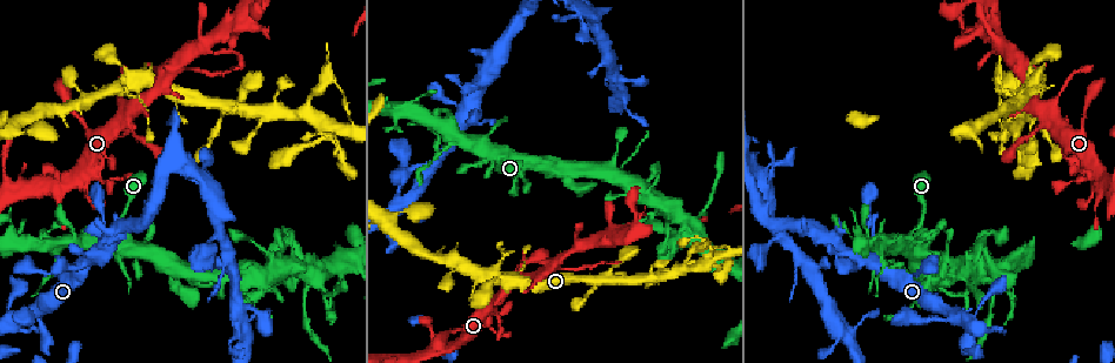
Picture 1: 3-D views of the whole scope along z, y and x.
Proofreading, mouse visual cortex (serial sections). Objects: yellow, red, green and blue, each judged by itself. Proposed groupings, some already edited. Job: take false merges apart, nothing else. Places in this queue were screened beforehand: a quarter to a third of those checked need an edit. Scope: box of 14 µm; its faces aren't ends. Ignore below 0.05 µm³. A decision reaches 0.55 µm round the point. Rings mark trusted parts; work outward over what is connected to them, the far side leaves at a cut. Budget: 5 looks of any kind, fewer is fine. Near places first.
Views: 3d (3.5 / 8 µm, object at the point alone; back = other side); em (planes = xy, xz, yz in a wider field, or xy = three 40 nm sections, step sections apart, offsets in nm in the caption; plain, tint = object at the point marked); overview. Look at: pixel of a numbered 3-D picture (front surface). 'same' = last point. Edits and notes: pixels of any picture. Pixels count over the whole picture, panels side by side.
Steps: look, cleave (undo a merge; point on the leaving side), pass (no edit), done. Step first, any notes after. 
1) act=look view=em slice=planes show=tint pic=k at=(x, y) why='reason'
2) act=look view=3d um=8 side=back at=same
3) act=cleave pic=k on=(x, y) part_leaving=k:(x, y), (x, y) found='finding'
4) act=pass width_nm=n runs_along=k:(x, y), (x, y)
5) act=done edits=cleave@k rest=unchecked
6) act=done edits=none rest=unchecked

act=look view=3d um=8 side=back pic=1 at=(1100, 185) why='sharp bend'

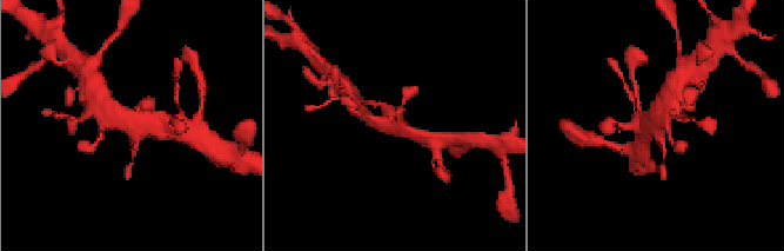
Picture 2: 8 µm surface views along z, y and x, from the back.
act=look view=3d um=3.5 pic=2 at=(393, 123) why='closer look'

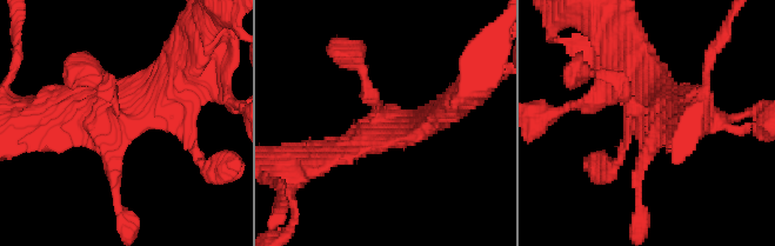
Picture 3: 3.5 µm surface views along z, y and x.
act=look view=em slice=xy step=2 show=tint pic=3 at=(647, 115)

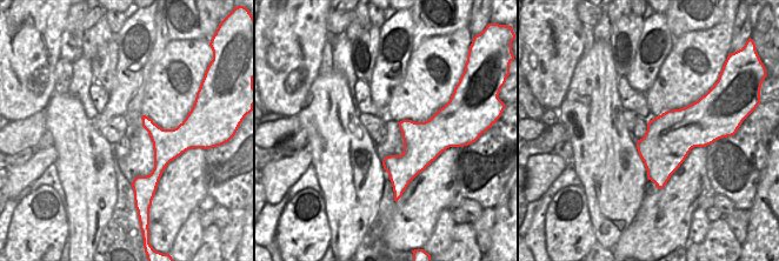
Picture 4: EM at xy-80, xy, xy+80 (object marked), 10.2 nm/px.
act=pass runs_along=3:(434, 117), (391, 135), (359, 66) found='continuous, no second cell'

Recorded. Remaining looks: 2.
act=look view=3d um=3.5 pic=1 at=(706, 264) why='abrupt turn'

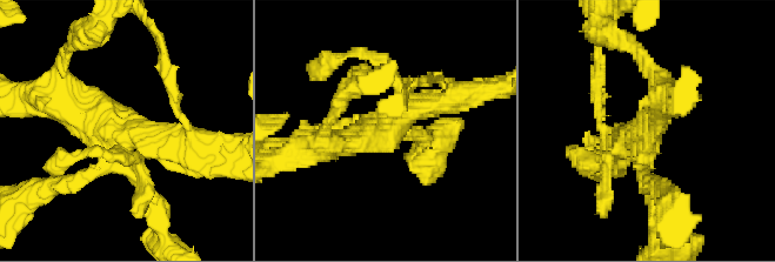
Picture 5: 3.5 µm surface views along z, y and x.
act=look view=em slice=xy step=1 show=tint pic=5 at=(388, 126) why='now the EM'

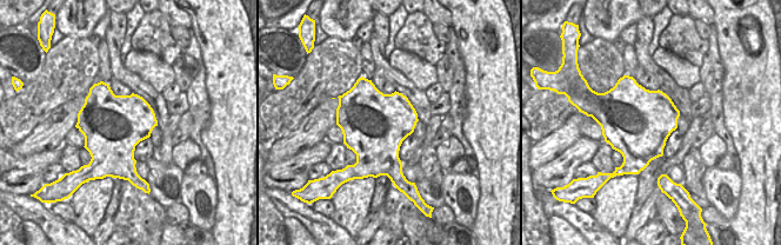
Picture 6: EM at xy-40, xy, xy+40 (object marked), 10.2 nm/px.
act=pass width_nm=650 runs_along=5:(322, 146), (463, 94) found='one cell here'

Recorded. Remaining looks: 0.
act=done edits=none rest=unchecked

